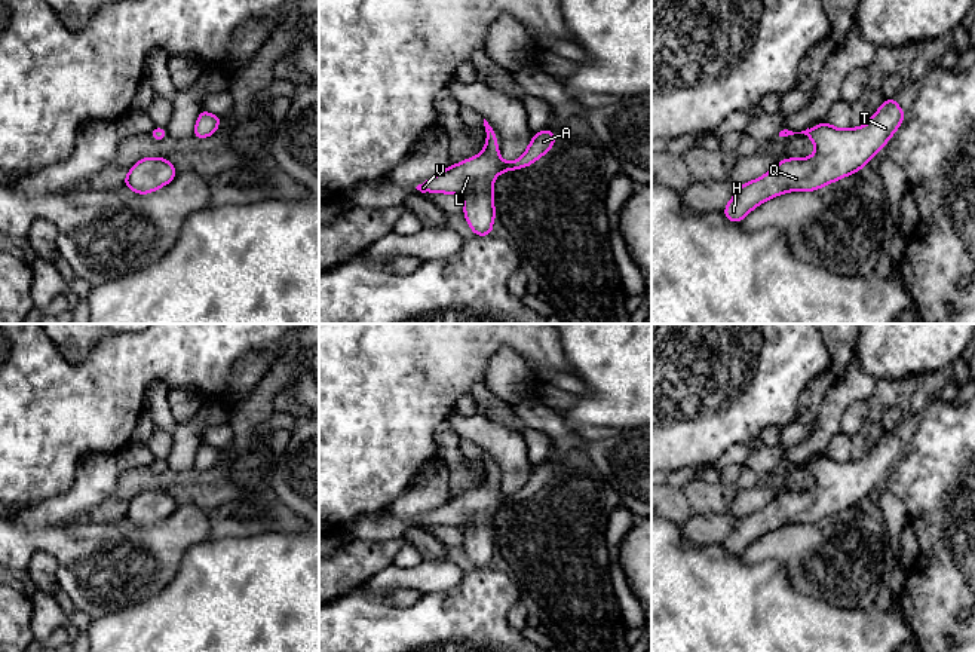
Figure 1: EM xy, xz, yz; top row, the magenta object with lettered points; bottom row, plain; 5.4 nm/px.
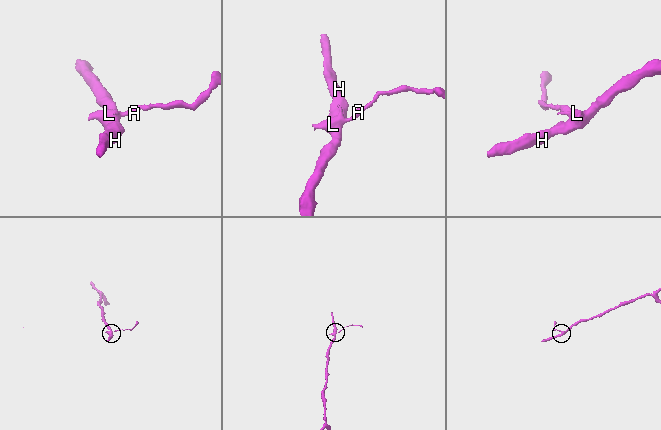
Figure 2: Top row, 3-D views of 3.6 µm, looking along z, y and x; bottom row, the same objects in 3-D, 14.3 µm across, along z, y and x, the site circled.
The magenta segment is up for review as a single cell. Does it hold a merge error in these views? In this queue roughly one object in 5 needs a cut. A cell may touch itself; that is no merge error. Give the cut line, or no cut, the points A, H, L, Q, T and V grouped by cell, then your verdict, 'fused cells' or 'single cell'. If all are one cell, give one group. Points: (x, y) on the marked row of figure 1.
no cut; A H L Q T V; single cell

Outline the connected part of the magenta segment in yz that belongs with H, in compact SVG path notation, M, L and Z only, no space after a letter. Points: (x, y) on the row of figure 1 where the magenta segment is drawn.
M887 98L865 126L838 129L822 120L801 132L781 131L779 137L807 135L815 144L815 154L784 157L763 177L739 186L723 215L732 223L741 223L755 206L782 193L813 192L859 172L887 144L904 117L895 98Z

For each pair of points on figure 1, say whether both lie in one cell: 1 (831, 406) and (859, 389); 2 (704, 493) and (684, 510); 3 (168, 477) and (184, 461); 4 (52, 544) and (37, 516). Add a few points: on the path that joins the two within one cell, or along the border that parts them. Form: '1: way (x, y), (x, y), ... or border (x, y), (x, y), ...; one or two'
1: way (839, 398), (848, 389), (852, 389); one
2: way (699, 496), (689, 505); one
3: border (168, 468), (175, 471), (190, 470); two
4: border (15, 522), (30, 530), (79, 525); two

